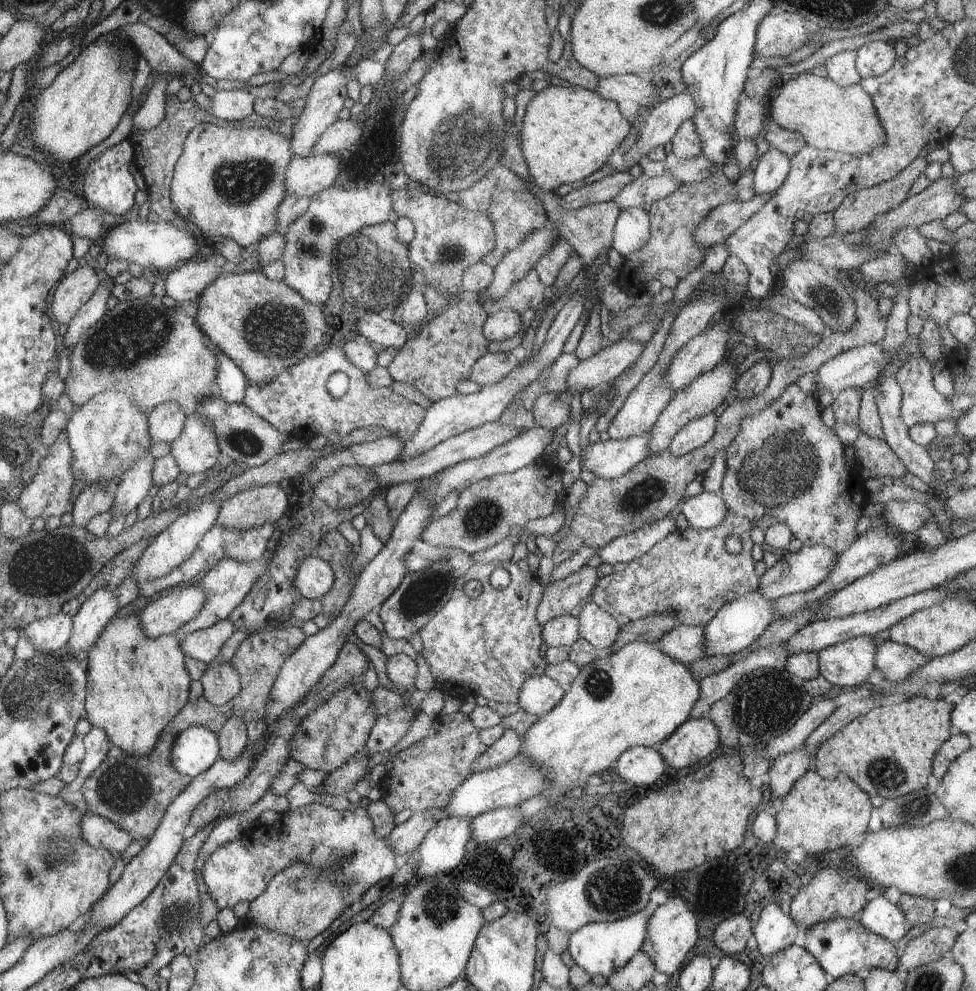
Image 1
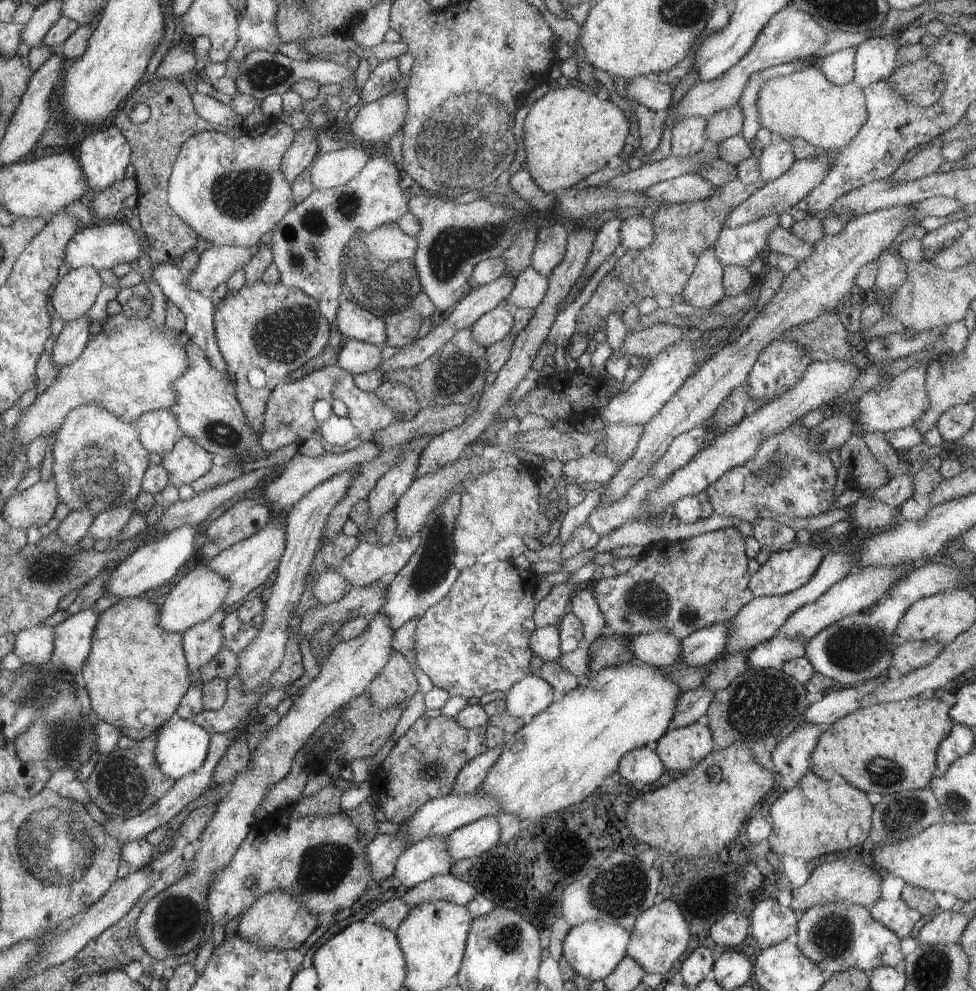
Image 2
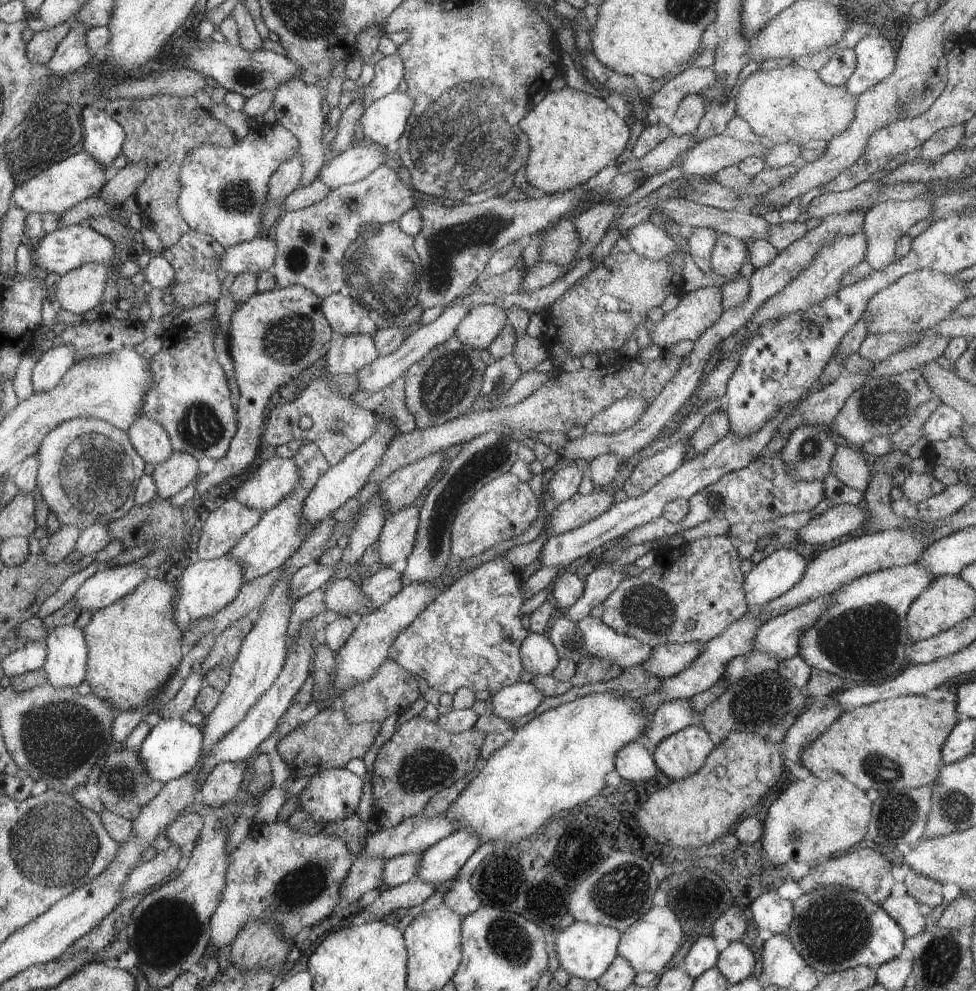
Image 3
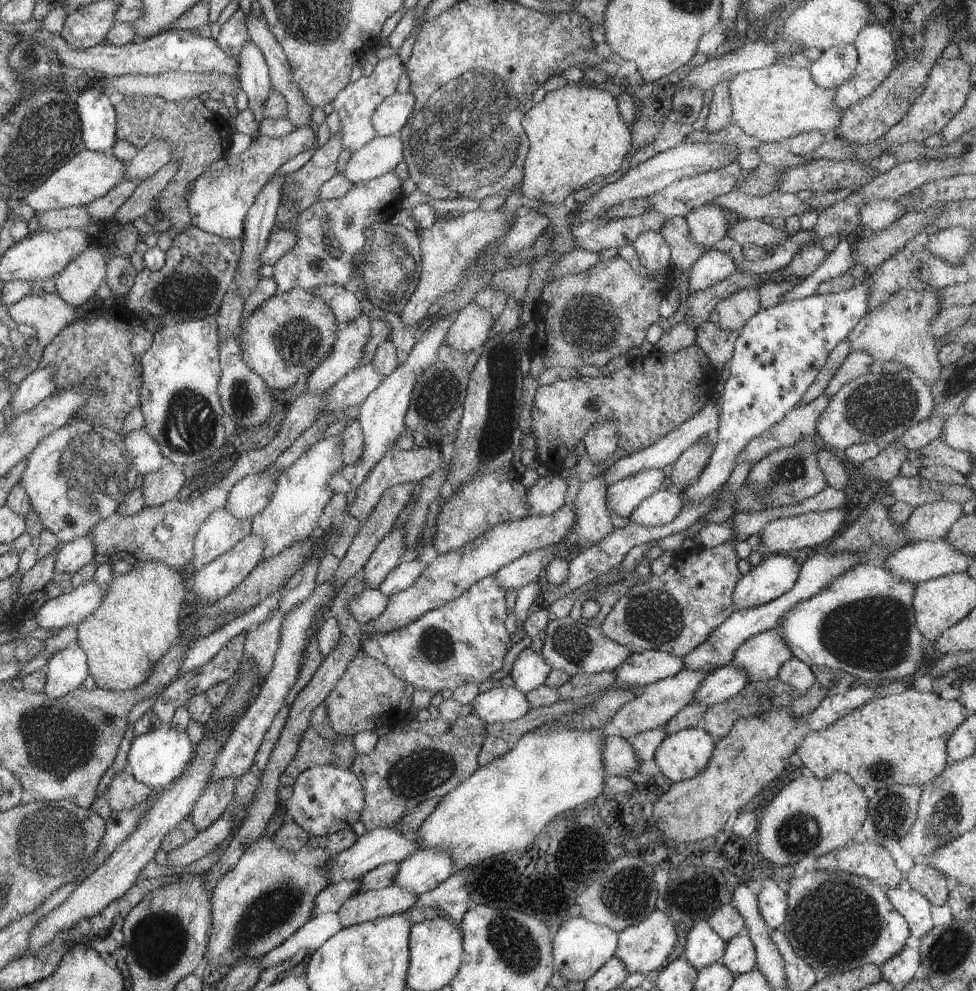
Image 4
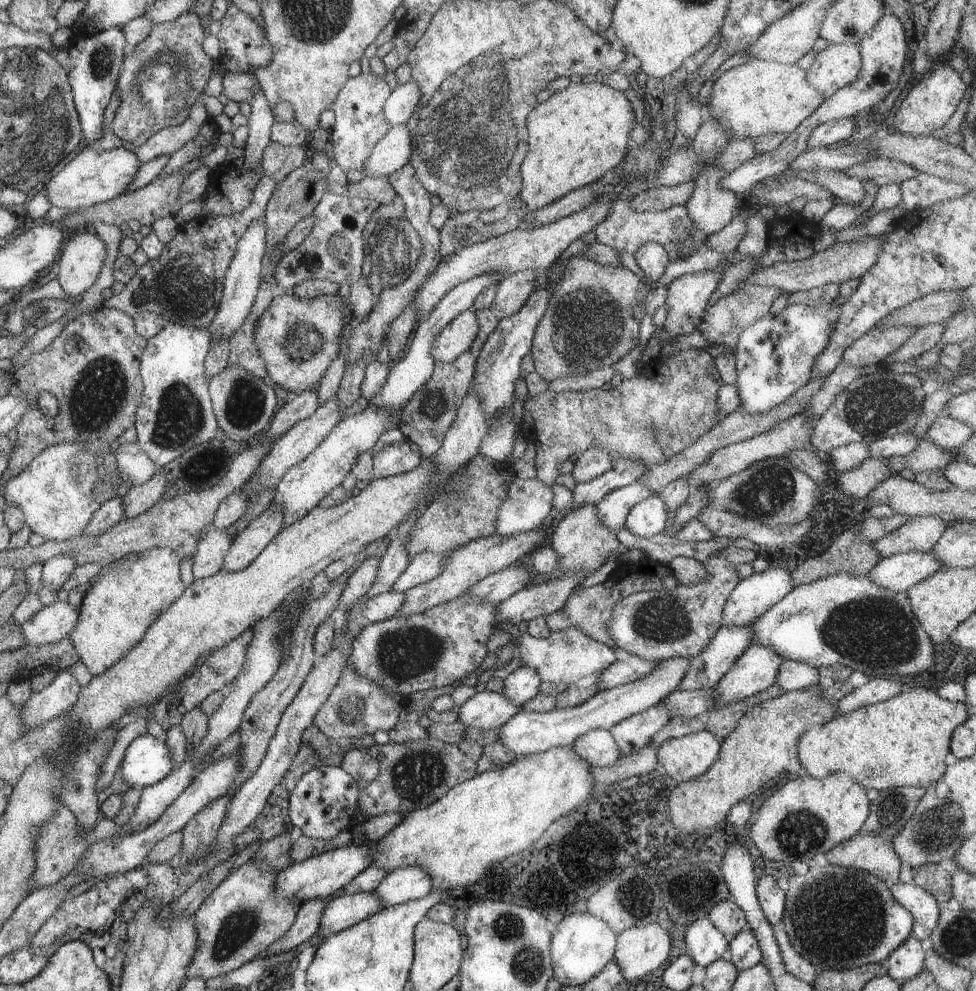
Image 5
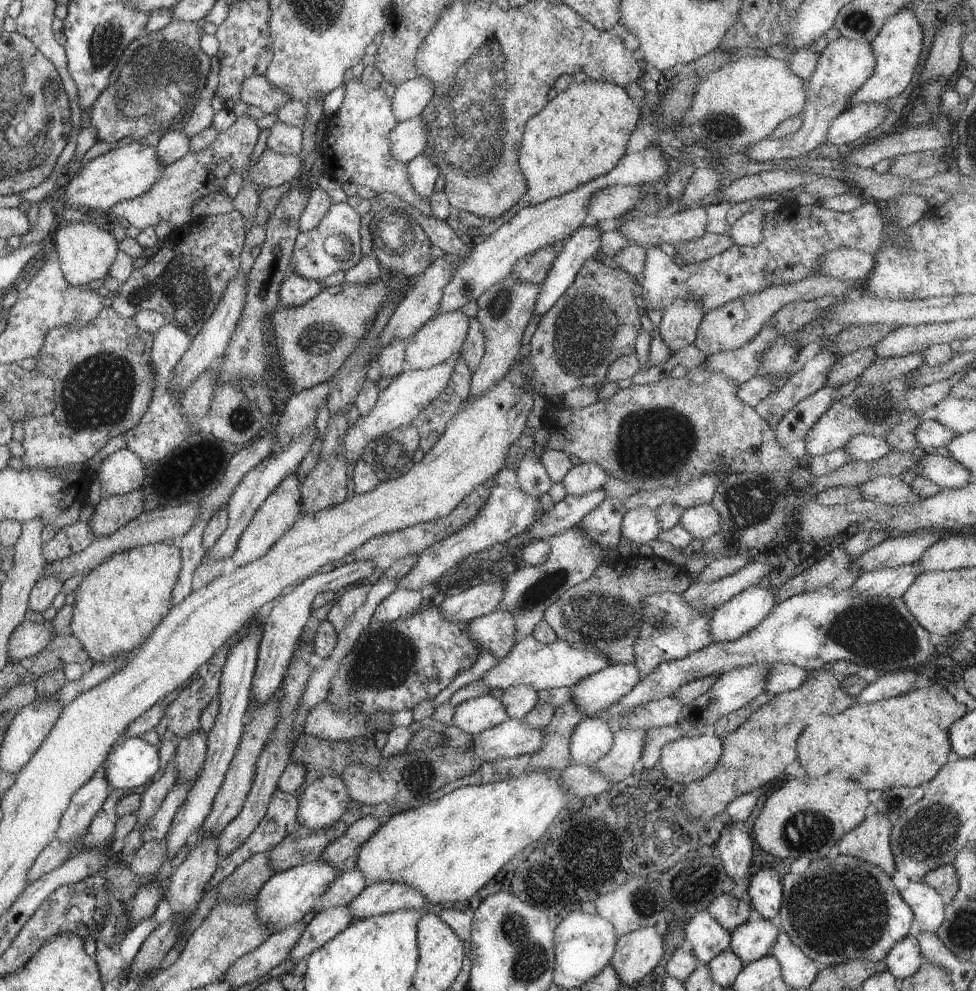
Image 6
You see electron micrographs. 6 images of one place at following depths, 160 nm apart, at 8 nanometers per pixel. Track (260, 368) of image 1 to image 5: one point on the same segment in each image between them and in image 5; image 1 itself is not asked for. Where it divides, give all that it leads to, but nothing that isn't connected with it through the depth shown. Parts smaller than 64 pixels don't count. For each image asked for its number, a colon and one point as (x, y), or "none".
2: (264, 332)
3: (273, 336)
4: (292, 333)
5: (299, 339)

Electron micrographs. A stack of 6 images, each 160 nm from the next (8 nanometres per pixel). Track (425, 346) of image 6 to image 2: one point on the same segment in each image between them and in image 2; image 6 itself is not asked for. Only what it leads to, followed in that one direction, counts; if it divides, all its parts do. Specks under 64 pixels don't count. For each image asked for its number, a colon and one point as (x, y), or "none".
2: (490, 327)
3: (483, 323)
4: (473, 324)
5: (457, 337)

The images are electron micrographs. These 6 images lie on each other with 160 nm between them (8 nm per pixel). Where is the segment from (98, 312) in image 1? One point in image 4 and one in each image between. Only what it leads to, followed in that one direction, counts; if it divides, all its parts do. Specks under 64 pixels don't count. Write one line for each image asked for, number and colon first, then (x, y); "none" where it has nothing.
2: (72, 340)
3: (52, 365)
4: (40, 384)

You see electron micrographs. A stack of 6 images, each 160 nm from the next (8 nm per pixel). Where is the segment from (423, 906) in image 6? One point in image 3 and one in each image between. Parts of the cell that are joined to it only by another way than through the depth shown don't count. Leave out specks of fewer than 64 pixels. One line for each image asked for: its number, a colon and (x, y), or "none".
3: (441, 862)
4: (425, 869)
5: (412, 882)

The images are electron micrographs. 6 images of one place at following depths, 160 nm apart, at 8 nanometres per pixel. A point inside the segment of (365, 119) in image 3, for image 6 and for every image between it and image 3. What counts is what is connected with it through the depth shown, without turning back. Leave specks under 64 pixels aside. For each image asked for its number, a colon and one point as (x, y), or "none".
4: (391, 115)
5: (403, 100)
6: (410, 99)

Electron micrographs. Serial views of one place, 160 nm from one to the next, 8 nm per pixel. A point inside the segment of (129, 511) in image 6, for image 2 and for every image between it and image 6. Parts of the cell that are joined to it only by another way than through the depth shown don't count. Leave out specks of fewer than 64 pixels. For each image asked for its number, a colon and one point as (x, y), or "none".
2: (186, 462)
3: (180, 469)
4: (158, 487)
5: (139, 499)

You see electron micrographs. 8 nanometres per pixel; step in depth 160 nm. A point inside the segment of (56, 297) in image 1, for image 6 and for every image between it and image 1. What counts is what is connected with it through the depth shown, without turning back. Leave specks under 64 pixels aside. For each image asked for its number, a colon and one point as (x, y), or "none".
2: (76, 293)
3: (78, 291)
4: (77, 284)
5: (79, 268)
6: (86, 252)

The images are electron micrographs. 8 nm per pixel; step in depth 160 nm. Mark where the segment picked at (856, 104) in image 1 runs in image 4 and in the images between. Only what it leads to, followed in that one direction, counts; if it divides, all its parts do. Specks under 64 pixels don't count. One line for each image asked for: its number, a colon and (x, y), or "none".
2: (805, 104)
3: (789, 104)
4: (779, 101)

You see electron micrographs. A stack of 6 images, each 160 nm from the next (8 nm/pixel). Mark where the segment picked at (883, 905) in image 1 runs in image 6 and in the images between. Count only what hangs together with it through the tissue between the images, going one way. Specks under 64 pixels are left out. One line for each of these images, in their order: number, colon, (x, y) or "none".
2: (894, 914)
3: (905, 909)
4: (914, 907)
5: (924, 908)
6: (928, 907)

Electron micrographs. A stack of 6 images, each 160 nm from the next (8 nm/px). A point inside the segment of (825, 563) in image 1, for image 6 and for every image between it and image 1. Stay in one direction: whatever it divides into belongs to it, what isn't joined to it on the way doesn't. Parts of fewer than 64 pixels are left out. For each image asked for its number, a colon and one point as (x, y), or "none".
2: (784, 571)
3: (774, 575)
4: (775, 576)
5: (753, 596)
6: (743, 612)

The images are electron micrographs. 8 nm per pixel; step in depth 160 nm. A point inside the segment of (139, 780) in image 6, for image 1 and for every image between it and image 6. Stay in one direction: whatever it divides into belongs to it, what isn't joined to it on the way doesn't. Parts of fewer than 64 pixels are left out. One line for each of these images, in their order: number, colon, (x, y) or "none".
1: (195, 750)
2: (182, 746)
3: (172, 748)
4: (159, 757)
5: (147, 760)

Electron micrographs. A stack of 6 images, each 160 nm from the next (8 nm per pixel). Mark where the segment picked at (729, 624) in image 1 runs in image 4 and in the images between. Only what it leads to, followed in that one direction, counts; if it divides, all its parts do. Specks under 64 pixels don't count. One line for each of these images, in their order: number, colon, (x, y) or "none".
2: (701, 648)
3: (667, 660)
4: (643, 668)

